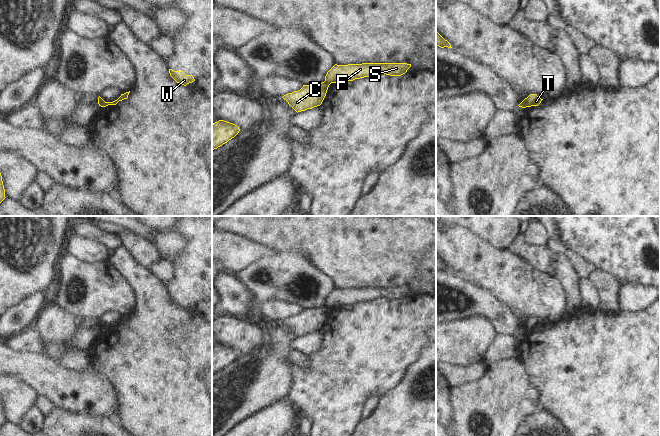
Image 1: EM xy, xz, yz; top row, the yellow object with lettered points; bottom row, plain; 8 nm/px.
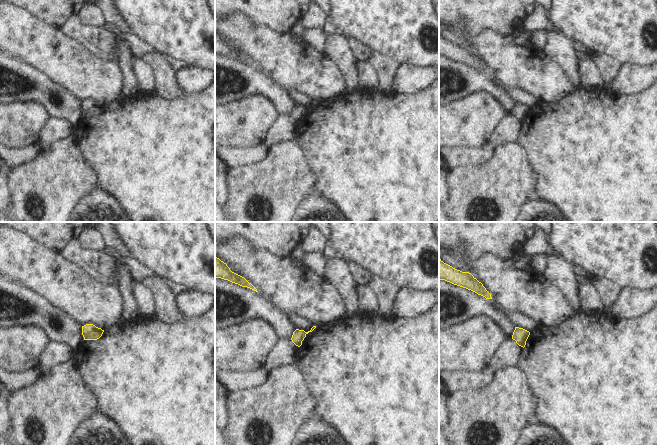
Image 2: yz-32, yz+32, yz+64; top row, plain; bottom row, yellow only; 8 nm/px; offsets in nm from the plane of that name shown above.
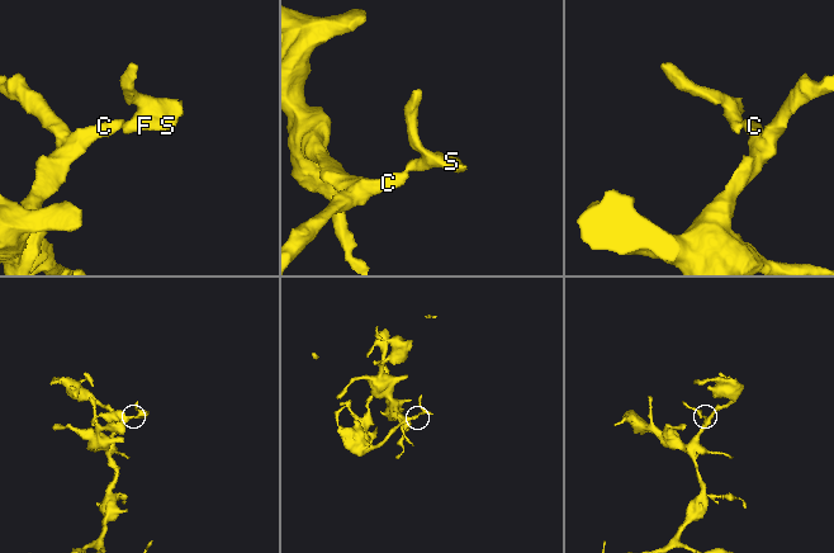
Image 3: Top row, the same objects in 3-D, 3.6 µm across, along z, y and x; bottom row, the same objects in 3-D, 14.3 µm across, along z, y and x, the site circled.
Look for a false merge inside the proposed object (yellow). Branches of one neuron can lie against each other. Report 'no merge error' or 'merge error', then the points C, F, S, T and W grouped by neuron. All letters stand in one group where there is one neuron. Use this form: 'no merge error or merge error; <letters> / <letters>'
merge error; C T / F S W

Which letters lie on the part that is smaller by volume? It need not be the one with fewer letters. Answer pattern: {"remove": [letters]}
{"remove": ["F", "S", "W"]}

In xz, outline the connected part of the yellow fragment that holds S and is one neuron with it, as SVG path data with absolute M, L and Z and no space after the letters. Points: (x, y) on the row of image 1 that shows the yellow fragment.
M362 63L362 64L335 64L326 74L326 83L341 83L364 77L373 77L378 74L401 76L407 72L411 64L407 63Z

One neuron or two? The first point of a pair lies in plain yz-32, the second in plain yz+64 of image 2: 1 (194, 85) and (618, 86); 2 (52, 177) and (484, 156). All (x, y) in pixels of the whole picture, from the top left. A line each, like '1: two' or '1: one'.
1: one
2: two

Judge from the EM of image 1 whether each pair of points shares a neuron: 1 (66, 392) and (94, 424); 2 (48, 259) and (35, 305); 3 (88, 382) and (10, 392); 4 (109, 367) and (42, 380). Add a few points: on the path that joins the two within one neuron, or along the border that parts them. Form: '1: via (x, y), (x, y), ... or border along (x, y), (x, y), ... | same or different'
1: border along (61, 408), (92, 416), (107, 415) | different
2: border along (42, 291), (31, 293), (18, 303) | different
3: border along (13, 376), (24, 380), (38, 395) | different
4: border along (91, 361), (113, 386) | different

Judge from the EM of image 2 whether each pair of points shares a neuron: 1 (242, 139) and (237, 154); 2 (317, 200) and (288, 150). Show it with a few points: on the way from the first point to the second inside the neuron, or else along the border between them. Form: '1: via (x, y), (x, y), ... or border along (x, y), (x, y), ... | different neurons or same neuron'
1: border along (263, 143), (247, 146), (225, 146) | different neurons
2: border along (314, 191), (303, 198), (296, 210) | different neurons

